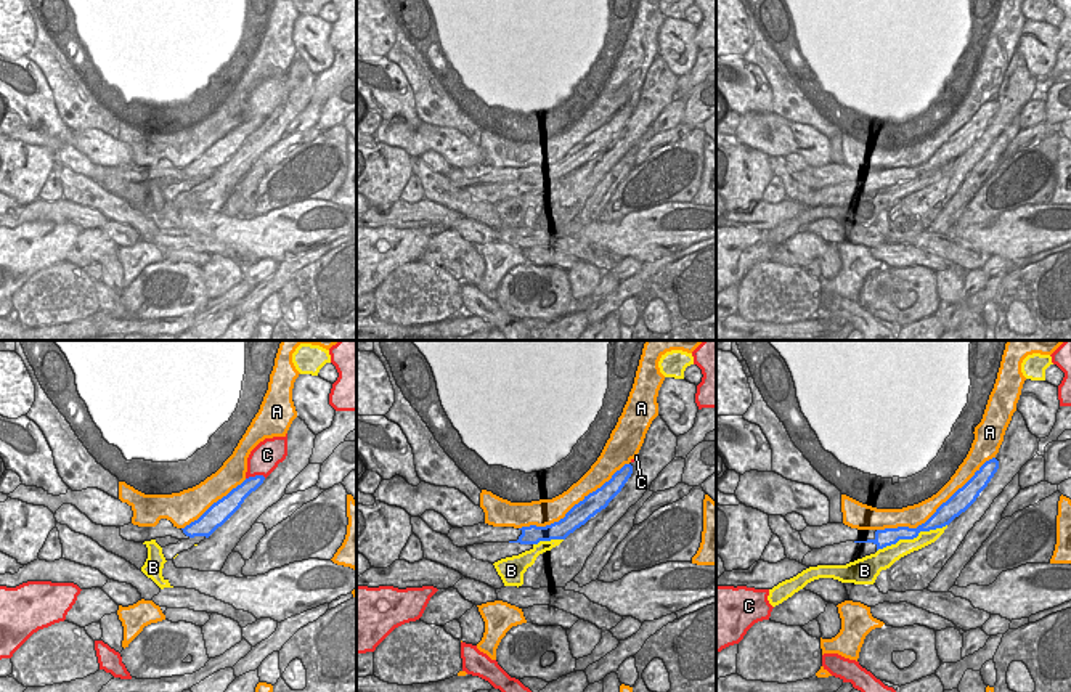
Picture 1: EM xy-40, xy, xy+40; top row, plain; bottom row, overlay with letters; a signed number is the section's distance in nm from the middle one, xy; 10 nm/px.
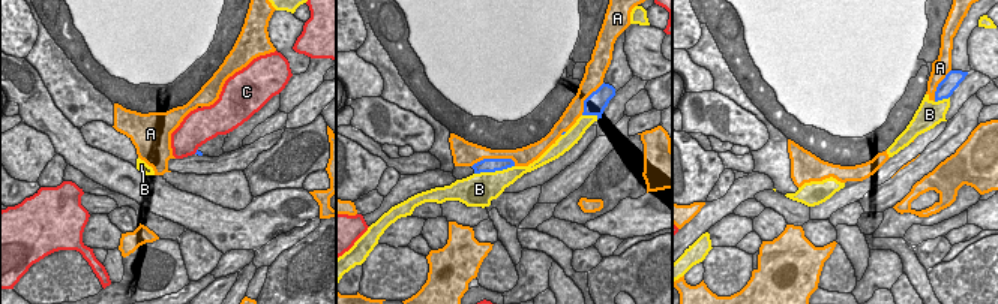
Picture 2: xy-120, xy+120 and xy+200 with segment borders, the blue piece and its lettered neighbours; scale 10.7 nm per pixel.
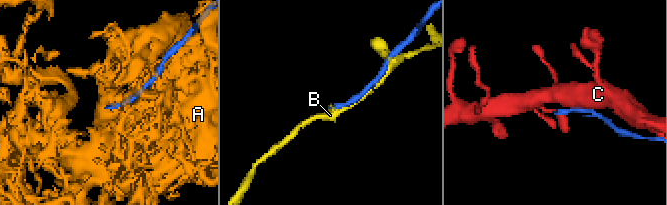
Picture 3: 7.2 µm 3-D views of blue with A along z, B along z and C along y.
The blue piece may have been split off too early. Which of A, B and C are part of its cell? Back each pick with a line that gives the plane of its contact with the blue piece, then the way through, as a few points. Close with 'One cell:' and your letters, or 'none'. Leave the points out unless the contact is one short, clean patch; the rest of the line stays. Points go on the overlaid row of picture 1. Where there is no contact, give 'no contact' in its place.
One cell: none

